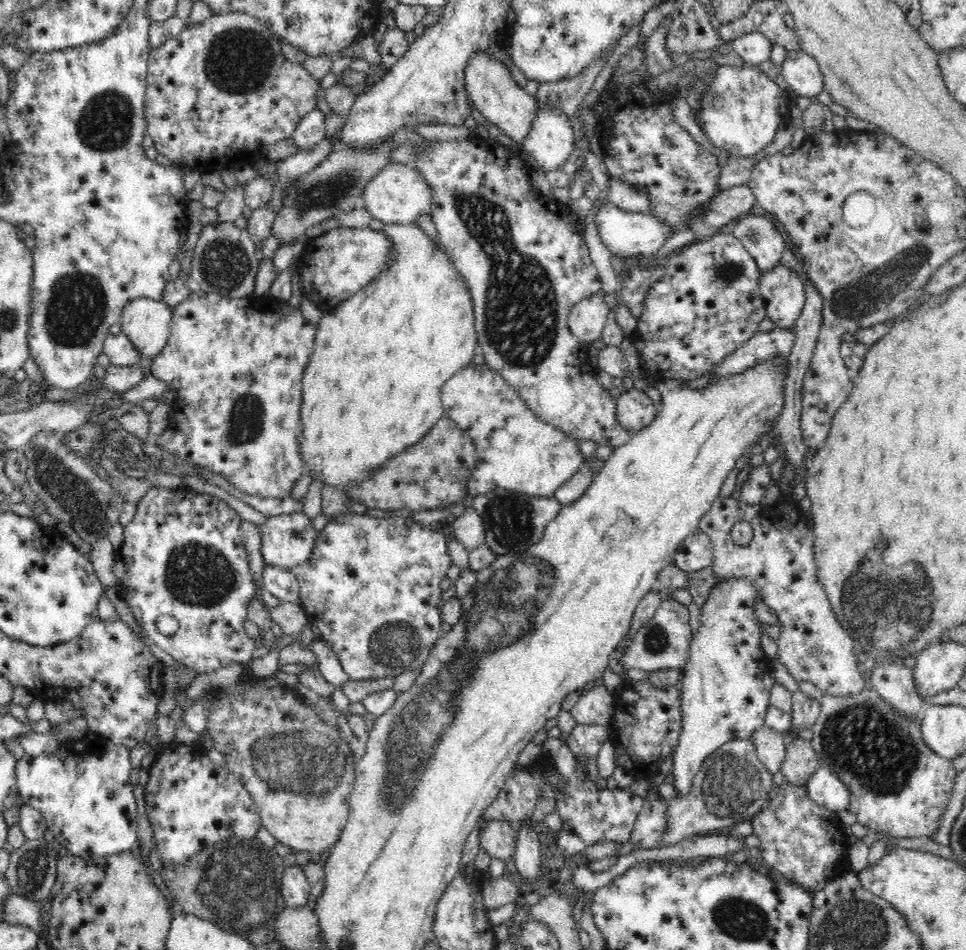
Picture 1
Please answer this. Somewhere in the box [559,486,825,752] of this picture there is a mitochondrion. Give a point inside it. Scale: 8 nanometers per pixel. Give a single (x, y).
(656, 640)

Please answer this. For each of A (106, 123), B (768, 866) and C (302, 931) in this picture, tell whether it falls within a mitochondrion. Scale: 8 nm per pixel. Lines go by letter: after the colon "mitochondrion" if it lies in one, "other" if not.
A: mitochondrion
B: other
C: other

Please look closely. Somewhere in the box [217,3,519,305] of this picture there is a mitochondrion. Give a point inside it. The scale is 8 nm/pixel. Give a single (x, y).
(326, 192)

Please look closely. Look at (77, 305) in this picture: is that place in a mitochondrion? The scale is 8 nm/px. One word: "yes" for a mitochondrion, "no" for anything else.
yes

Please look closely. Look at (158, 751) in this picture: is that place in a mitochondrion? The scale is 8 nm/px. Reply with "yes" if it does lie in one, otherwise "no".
no

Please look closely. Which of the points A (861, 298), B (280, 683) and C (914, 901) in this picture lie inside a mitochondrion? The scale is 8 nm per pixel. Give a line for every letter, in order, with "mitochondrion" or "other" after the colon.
A: mitochondrion
B: other
C: other

